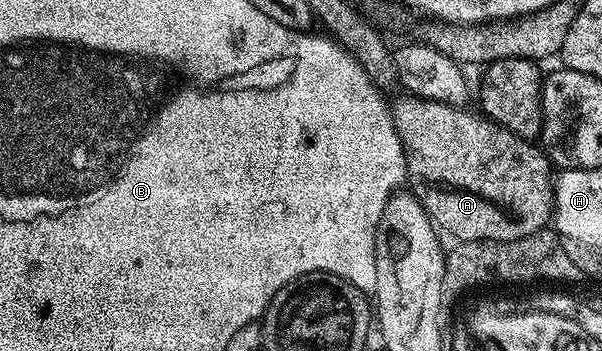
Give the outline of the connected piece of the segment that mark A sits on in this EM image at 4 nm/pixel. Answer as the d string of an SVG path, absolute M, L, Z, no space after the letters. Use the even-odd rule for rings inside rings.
M402 93L397 96L390 107L390 116L394 119L394 128L402 142L404 157L406 158L406 177L409 190L413 196L419 200L433 222L437 224L443 232L447 231L450 235L455 235L458 241L470 239L487 239L488 241L515 241L516 238L528 237L529 234L543 230L551 222L554 213L554 186L552 182L552 164L546 158L545 151L541 146L533 142L516 137L510 131L505 131L494 123L491 119L483 117L481 114L468 111L461 107L450 107L448 104L439 103L436 100L422 99L409 93Z

